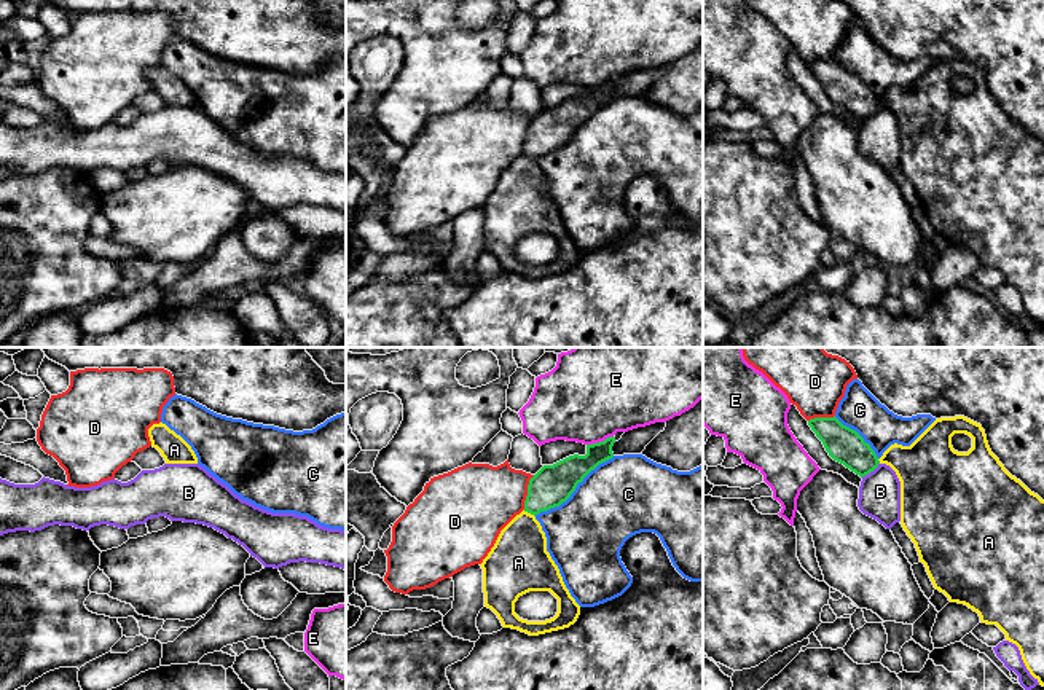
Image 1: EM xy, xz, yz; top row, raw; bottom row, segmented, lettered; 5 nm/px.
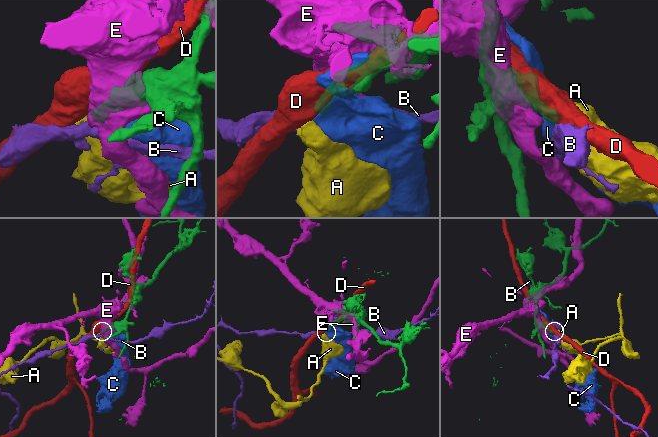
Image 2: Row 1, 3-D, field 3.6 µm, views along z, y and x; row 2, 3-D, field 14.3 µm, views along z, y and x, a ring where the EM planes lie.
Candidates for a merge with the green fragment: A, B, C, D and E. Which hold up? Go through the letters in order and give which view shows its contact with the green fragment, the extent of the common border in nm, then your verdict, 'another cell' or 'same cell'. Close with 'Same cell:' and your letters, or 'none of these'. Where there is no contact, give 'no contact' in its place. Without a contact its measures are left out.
A: contact in xz; length 70 nm; another cell
B: contact in yz; length 120 nm; another cell
C: contact in xz; length 500 nm; another cell
D: contact in xz; length 190 nm; another cell
E: contact in xz; length 140 nm; another cell
Same cell: none of these

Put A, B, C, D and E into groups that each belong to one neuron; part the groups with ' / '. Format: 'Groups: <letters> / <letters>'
Groups: A / B / C / D / E

